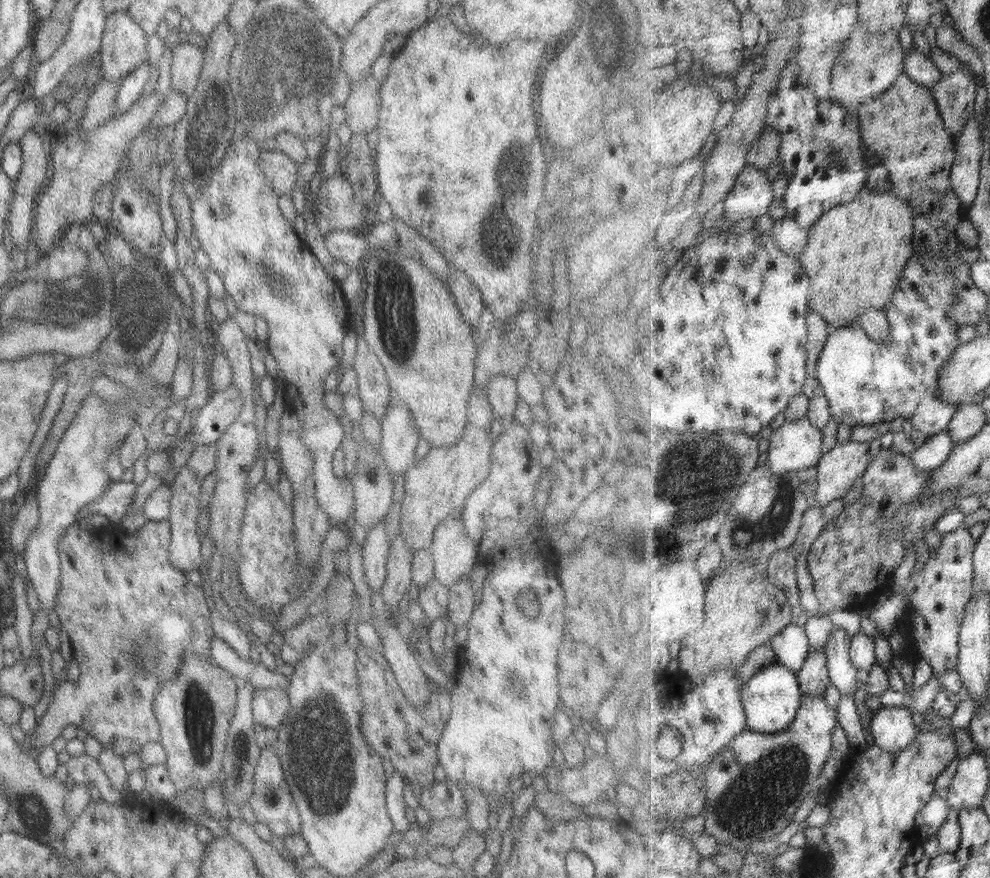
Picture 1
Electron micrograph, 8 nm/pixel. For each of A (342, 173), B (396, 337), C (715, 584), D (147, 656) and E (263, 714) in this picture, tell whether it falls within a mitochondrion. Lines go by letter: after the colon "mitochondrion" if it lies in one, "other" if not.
A: other
B: mitochondrion
C: other
D: mitochondrion
E: other

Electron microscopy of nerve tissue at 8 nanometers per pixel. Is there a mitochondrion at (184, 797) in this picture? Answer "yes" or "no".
no

